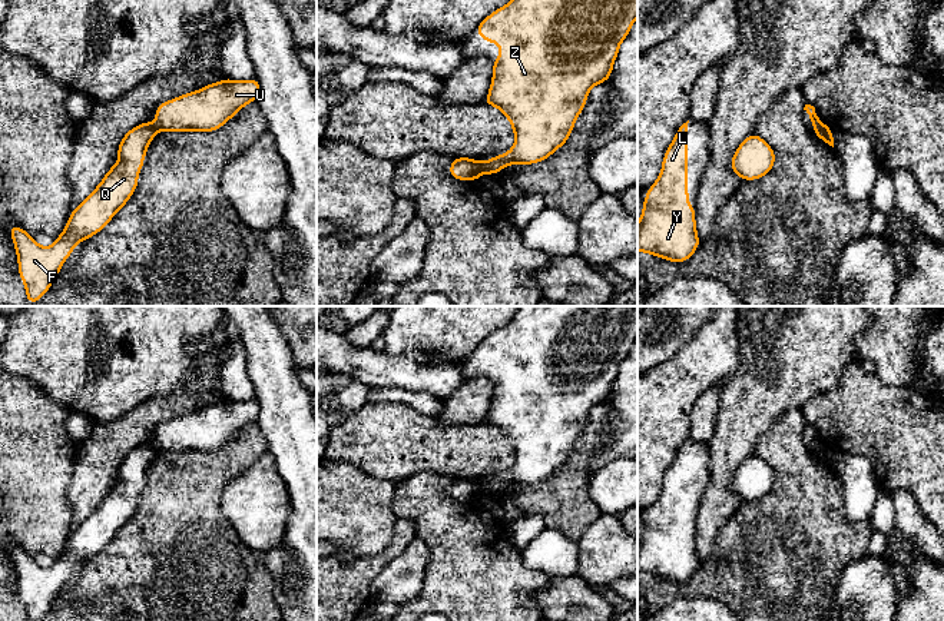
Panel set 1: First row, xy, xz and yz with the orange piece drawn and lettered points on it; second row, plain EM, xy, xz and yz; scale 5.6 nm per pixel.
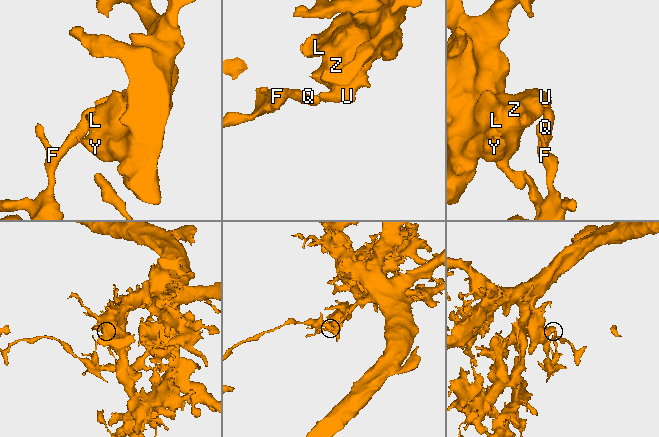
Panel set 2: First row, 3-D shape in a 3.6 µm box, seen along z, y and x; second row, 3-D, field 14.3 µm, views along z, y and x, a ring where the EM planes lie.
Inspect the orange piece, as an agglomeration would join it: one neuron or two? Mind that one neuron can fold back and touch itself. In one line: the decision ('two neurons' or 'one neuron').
two neurons

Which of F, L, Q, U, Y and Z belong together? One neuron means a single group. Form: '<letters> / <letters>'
F Q / L U Y Z

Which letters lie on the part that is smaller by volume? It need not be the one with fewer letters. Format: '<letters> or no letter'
F, Q

